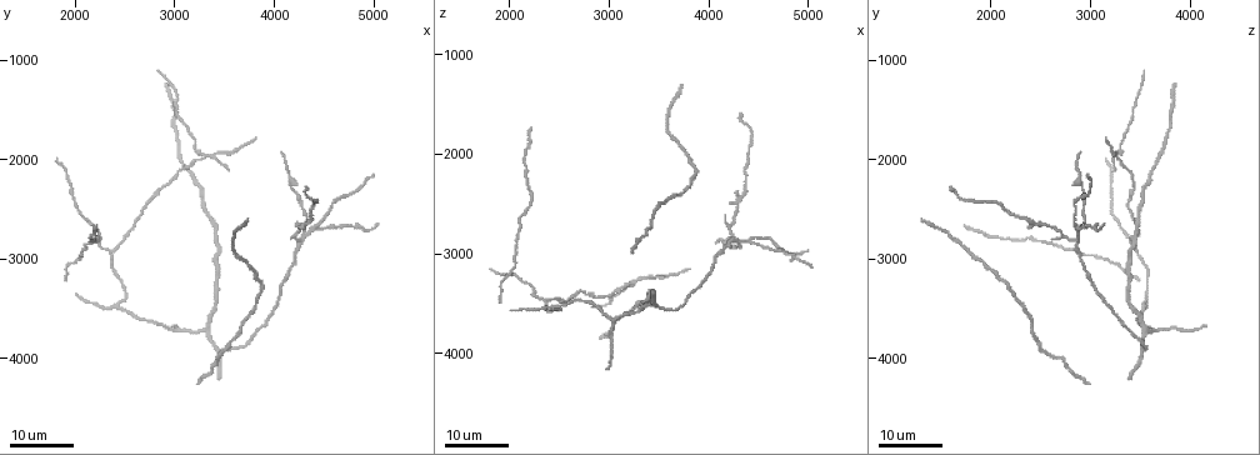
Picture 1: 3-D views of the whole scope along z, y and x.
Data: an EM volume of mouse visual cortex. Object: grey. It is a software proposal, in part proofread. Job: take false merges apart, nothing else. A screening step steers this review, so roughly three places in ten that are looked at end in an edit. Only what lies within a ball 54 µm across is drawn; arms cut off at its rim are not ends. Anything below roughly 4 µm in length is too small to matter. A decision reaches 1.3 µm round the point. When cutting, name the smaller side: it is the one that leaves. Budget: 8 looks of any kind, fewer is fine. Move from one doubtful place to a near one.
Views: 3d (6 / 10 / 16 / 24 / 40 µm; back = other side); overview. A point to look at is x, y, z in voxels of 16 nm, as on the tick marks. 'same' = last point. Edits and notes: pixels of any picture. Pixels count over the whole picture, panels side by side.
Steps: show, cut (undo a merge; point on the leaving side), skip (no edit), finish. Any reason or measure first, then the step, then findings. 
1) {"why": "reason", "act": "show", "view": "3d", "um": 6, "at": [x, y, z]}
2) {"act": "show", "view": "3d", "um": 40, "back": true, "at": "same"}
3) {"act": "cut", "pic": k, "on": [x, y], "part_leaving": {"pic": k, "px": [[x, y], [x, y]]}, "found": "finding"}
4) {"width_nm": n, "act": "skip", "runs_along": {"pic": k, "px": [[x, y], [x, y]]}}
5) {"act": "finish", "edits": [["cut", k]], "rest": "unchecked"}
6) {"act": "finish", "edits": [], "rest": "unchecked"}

{"why": "two arms in line, one across", "act": "show", "view": "3d", "um": 16, "at": [4260, 2780, 2860]}

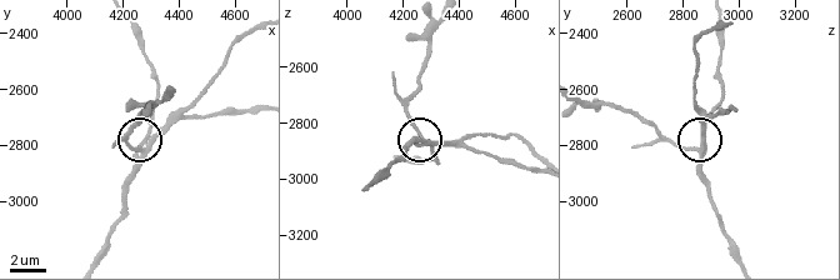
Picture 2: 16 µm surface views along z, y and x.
{"act": "show", "view": "3d", "um": 10, "at": [4280, 2820, 2860]}

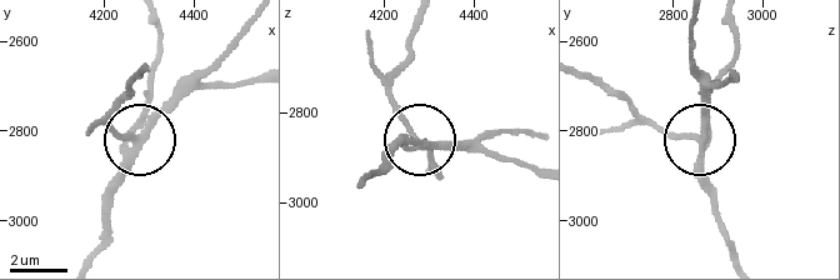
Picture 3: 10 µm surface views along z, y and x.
{"side_arm_um": 18, "act": "cut", "pic": 3, "on": [153, 95], "part_leaving": {"pic": 3, "px": [[133, 130], [161, 54], [159, 25]]}, "found": "two neurons meet here"}

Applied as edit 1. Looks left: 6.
{"act": "show", "view": "3d", "um": 16, "at": [3340, 3760, 3560]}

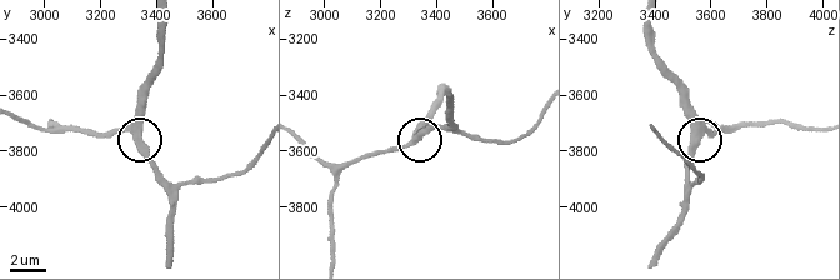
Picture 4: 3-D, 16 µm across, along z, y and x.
{"why": "closer look", "act": "show", "view": "3d", "um": 10, "at": [3340, 3740, 3530]}

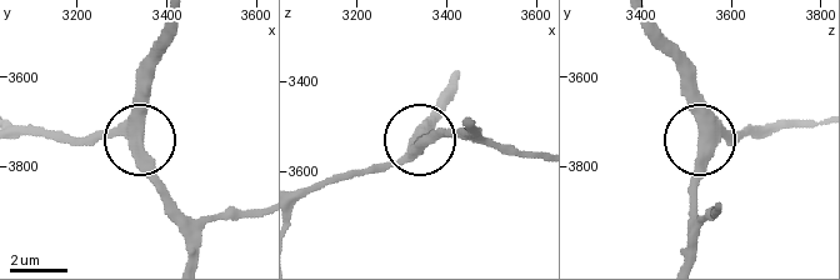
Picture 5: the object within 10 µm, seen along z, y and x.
{"width_nm": 420, "act": "skip", "runs_along": {"pic": 5, "px": [[25, 129], [135, 139], [138, 74]]}, "found": "continuous, no second neuron"}

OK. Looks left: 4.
{"why": "a fork", "act": "show", "view": "3d", "um": 16, "at": [2420, 3480, 3540]}

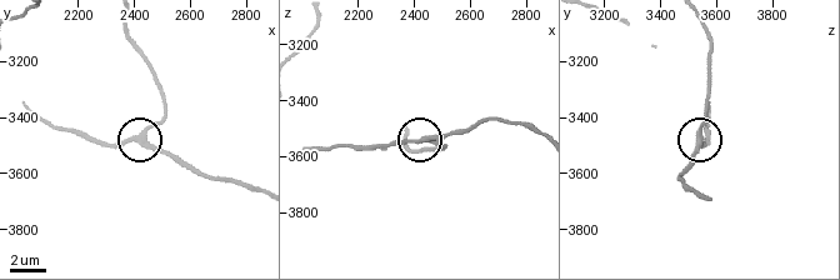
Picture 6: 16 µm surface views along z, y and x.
{"act": "show", "view": "3d", "um": 6, "at": [2420, 3470, 3550]}

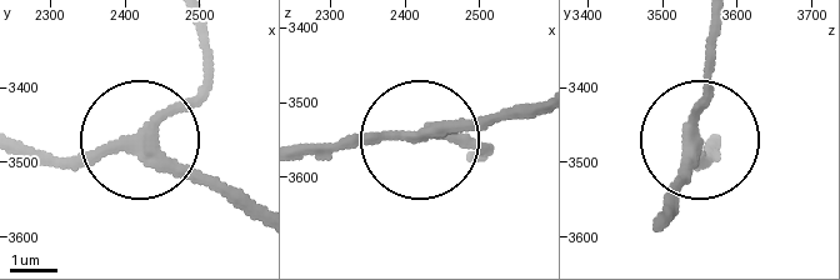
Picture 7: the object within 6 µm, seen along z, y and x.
{"arms": 3, "act": "skip", "runs_along": {"pic": 7, "px": [[530, 108], [423, 140], [363, 131], [303, 144]]}, "found": "continuous, no second neuron"}

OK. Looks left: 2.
{"why": "arms part here", "act": "show", "view": "3d", "um": 24, "at": [2360, 2920, 3460]}

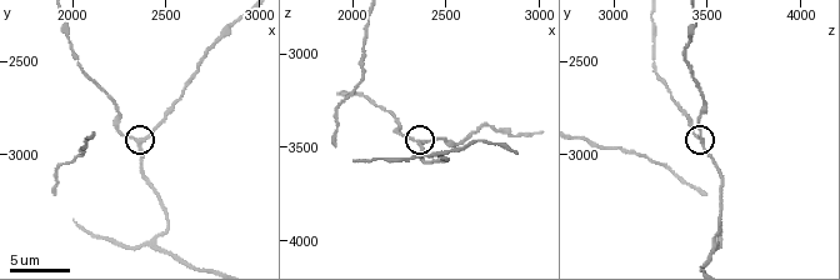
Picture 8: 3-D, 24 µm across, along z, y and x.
{"act": "show", "view": "3d", "um": 10, "at": [2360, 2920, 3460]}

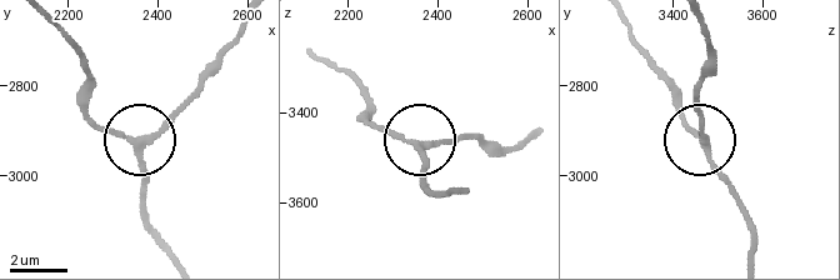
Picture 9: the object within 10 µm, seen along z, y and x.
{"arms": 3, "act": "skip", "runs_along": {"pic": 9, "px": [[173, 253], [146, 209], [146, 166], [138, 140], [85, 119]]}, "found": "all the same neuron"}

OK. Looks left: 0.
{"act": "finish", "edits": [["cut", 3]], "rest": "unchecked"}

